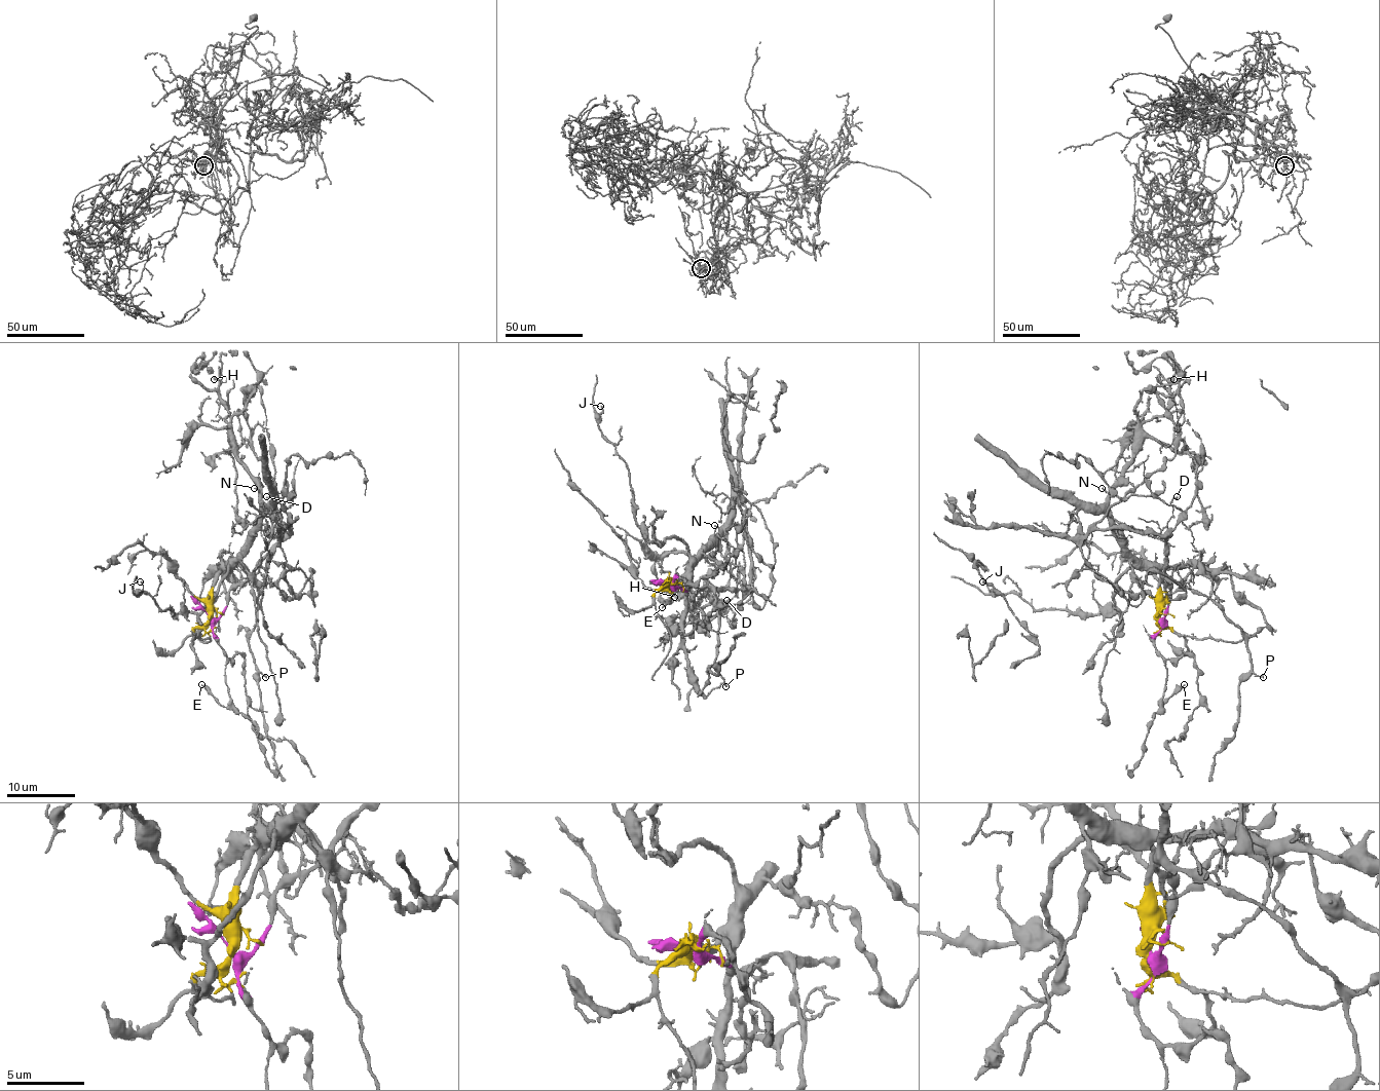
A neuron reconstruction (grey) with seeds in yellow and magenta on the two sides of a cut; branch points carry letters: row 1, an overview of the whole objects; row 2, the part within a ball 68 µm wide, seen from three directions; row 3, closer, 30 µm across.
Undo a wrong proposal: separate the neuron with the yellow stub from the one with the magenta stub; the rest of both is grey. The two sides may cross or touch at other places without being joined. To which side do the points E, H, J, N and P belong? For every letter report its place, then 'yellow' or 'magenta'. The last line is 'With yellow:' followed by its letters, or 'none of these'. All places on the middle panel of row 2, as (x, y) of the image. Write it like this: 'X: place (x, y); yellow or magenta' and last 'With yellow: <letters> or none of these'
E: place (662, 607); magenta
H: place (674, 597); yellow
J: place (600, 406); yellow
N: place (714, 525); yellow
P: place (725, 686); magenta
With yellow: H, J, N

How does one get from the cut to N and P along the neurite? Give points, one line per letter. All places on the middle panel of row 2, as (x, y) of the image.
N: (669, 584), (677, 584), (690, 564), (720, 533), (714, 525)
P: (669, 584), (690, 594), (697, 594), (705, 587), (712, 592), (719, 630), (717, 657), (709, 668), (725, 686)

